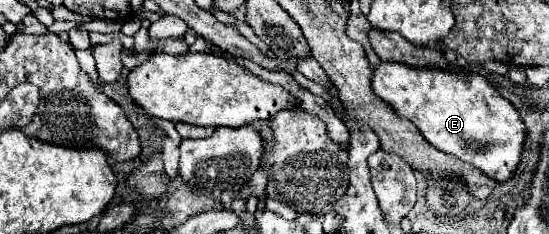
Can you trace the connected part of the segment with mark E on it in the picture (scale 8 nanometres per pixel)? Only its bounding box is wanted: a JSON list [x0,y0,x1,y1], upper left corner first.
[373,62,525,182]

